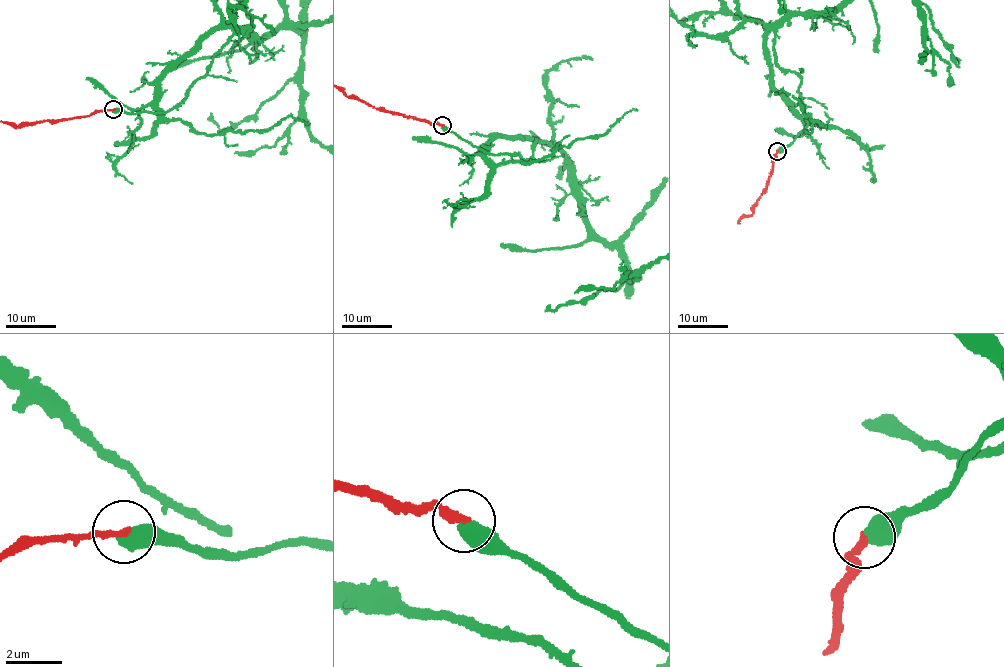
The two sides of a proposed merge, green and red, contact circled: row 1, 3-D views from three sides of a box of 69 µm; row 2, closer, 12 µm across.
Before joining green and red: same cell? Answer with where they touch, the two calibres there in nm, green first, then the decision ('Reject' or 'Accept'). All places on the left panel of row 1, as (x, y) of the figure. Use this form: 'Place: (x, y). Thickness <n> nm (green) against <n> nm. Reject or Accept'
Place: (113, 109). Thickness 550 nm (green) against 280 nm. Accept

